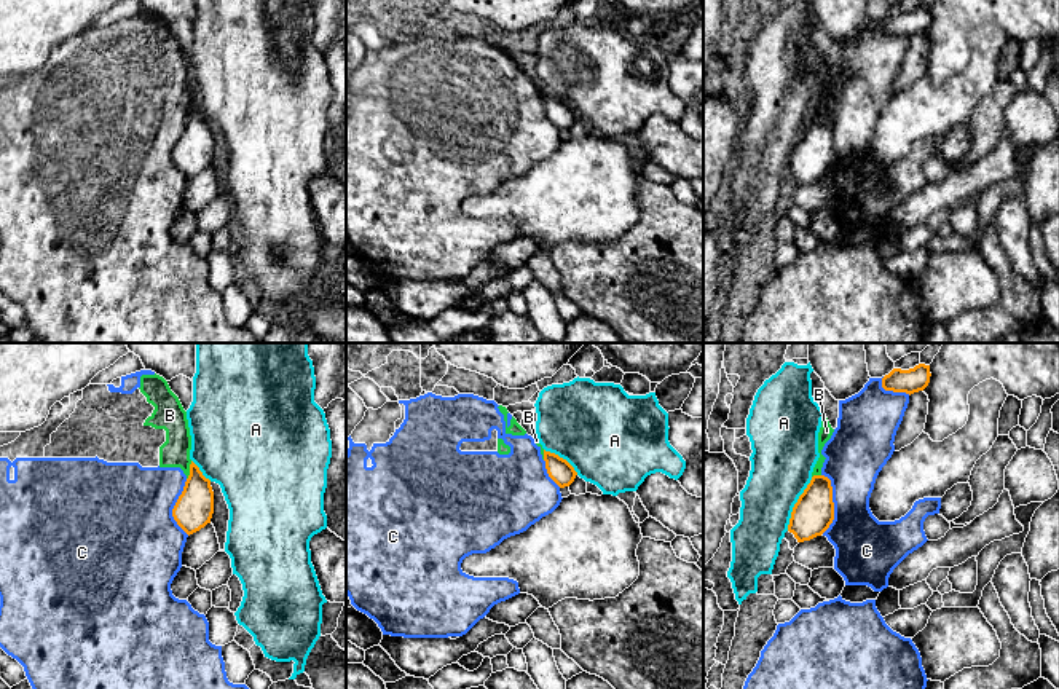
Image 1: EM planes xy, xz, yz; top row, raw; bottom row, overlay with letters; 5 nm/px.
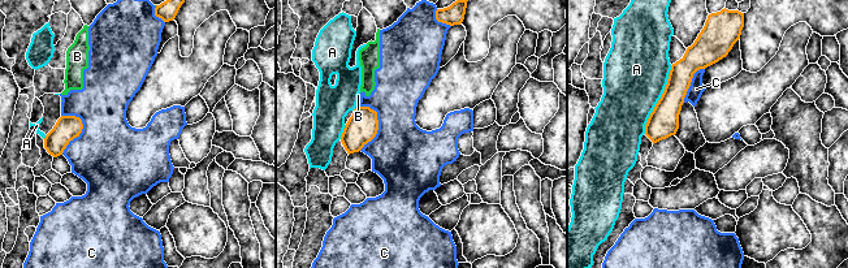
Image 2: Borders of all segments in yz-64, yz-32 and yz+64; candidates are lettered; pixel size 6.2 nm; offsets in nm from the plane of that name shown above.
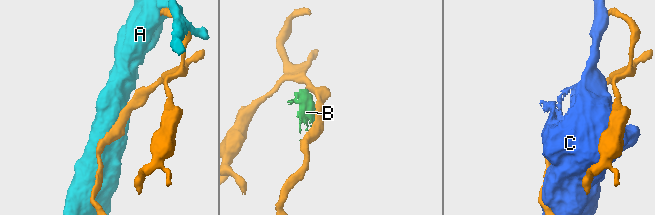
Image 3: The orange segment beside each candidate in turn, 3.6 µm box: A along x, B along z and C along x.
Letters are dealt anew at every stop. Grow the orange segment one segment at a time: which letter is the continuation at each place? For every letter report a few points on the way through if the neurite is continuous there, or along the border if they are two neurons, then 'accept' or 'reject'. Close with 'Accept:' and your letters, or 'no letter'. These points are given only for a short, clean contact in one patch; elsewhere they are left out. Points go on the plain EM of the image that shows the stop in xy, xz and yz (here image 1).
A: reject
B: reject
C: reject
Accept: no letter

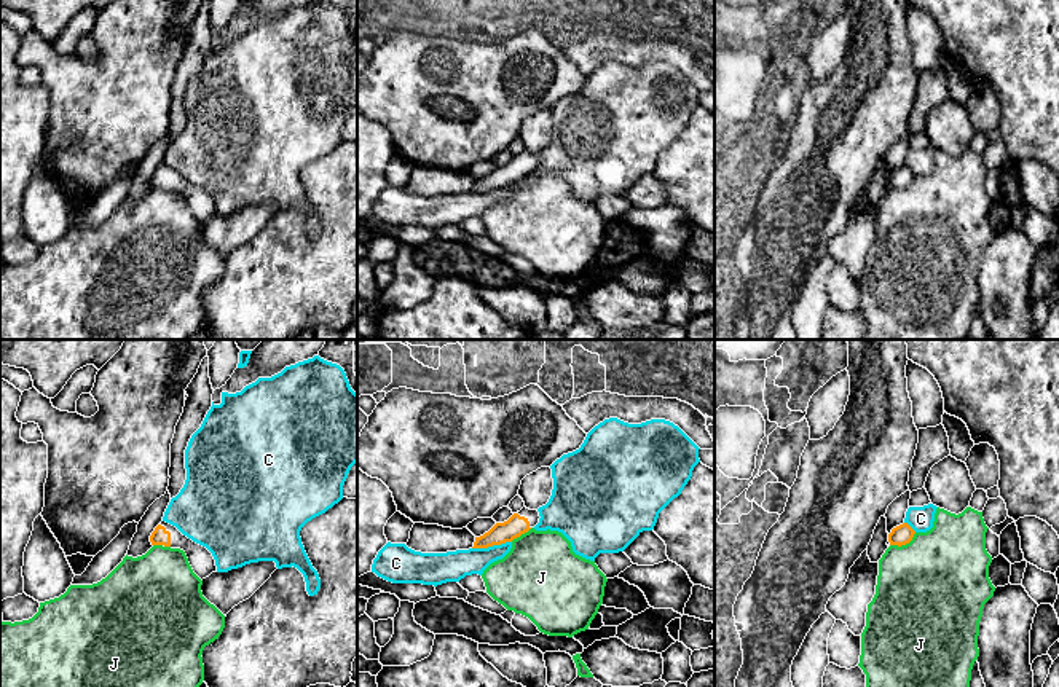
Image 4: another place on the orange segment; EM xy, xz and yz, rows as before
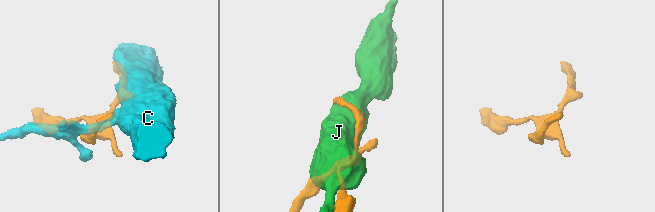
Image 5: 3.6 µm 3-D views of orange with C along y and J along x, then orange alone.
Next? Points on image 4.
C: reject
J: reject
Accept: no letter

